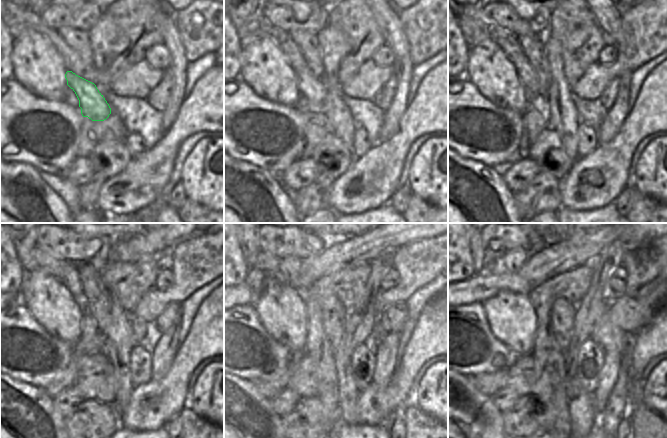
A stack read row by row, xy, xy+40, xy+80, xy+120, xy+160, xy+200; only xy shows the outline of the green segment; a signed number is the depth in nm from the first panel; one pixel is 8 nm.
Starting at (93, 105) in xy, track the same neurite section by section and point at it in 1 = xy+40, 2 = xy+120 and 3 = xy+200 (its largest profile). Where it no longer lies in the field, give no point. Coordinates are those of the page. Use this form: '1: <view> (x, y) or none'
1: xy+40 (312, 88)
2: xy+120 (71, 280)
3: xy+200 (514, 260)

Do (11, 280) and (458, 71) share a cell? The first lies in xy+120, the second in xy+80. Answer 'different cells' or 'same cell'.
same cell

